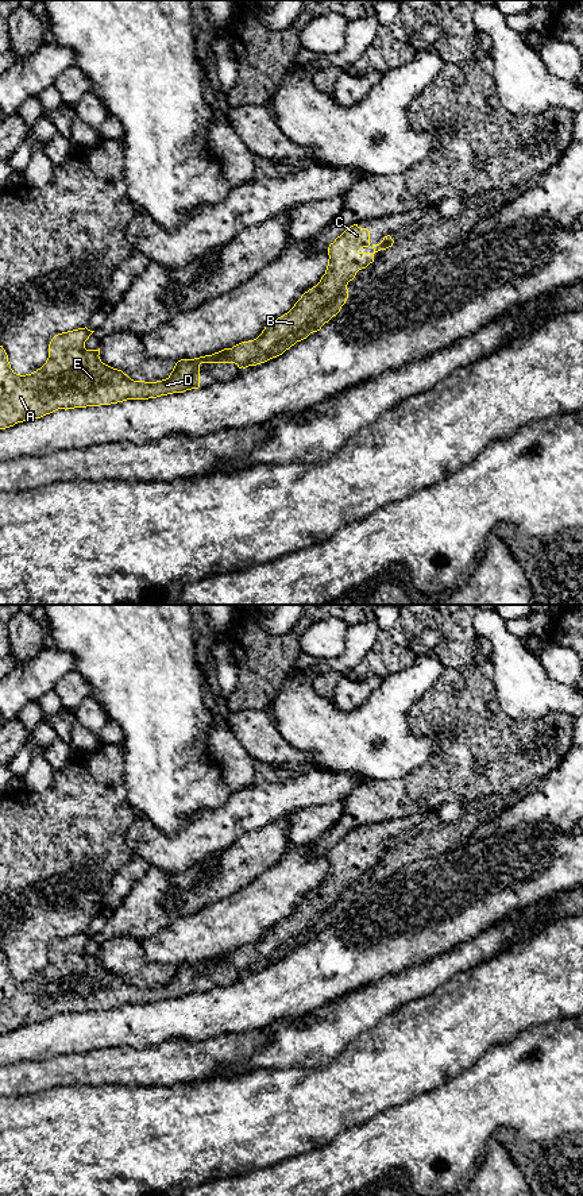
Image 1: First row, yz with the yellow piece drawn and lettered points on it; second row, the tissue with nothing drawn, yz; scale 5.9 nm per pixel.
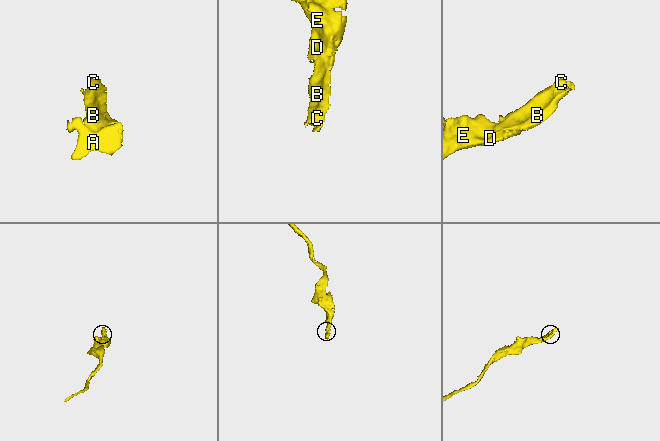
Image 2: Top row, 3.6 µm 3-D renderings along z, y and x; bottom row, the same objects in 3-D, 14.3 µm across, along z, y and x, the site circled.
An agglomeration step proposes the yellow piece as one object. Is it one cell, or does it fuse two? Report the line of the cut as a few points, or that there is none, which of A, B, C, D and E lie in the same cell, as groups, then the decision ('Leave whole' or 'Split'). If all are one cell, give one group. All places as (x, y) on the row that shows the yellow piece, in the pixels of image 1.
No split. Groups: A B C D E. Leave whole

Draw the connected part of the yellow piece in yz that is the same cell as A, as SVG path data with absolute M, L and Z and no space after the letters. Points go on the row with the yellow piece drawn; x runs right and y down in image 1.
M351 225L329 244L328 266L320 282L305 292L287 313L267 324L256 339L212 355L181 359L162 381L134 381L121 370L103 363L100 348L85 348L85 342L94 332L86 327L55 335L49 344L46 363L26 375L11 369L0 346L0 429L58 409L148 400L198 389L201 363L235 363L246 369L277 358L336 316L348 298L348 282L374 262L375 252L393 243L387 235L379 244L372 244L372 254L360 252L370 246L370 231Z

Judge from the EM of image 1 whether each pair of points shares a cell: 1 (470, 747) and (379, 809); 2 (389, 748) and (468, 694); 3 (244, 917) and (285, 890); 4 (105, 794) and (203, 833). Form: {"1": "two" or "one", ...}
{"1": "one", "2": "two", "3": "one", "4": "two"}

